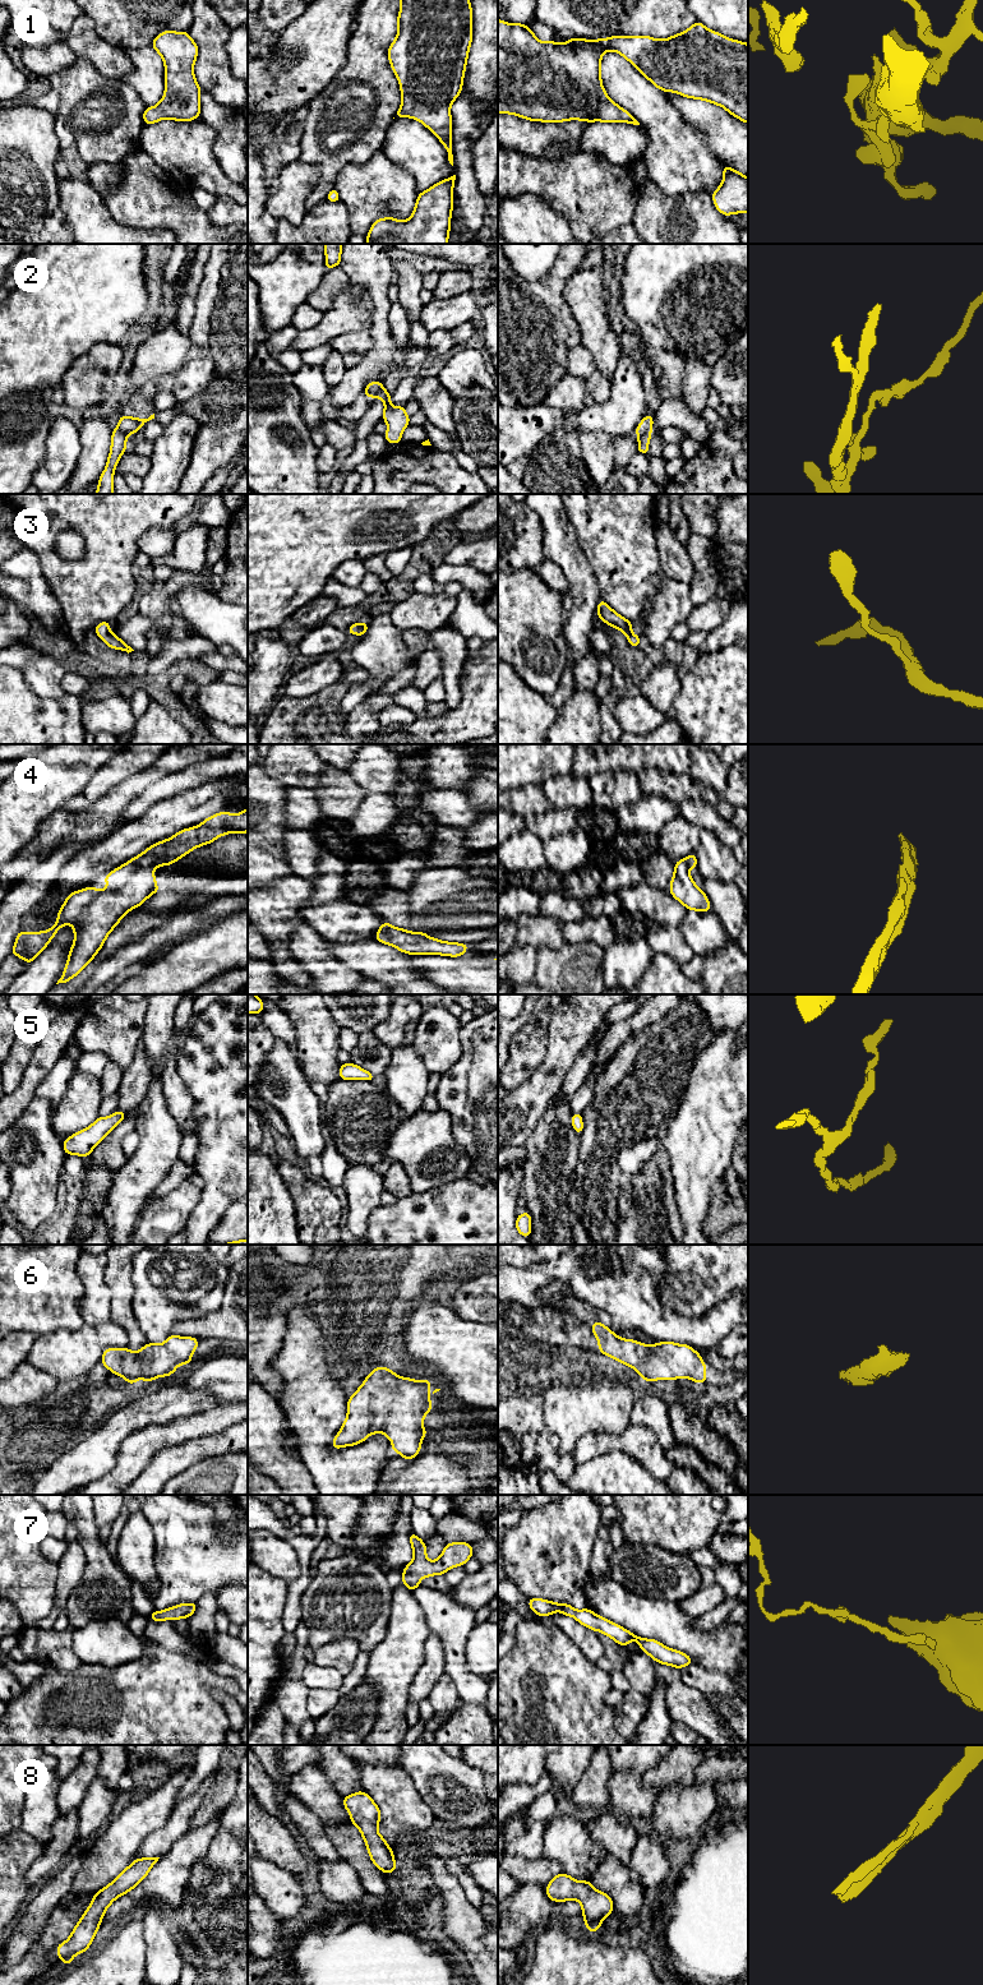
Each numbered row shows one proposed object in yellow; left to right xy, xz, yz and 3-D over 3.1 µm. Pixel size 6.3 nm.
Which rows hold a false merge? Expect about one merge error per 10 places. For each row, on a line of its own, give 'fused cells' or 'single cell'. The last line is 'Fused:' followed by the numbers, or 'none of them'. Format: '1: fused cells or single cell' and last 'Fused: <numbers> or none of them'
1: single cell
2: fused cells
3: single cell
4: single cell
5: single cell
6: single cell
7: single cell
8: single cell
Fused: 2

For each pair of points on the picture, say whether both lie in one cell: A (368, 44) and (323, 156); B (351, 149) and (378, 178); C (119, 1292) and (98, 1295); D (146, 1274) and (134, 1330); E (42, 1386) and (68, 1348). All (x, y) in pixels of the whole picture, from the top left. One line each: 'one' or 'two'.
A: one
B: two
C: two
D: two
E: two

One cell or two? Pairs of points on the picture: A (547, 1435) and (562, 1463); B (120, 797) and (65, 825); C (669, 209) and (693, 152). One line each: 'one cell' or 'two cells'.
A: one cell
B: one cell
C: two cells

